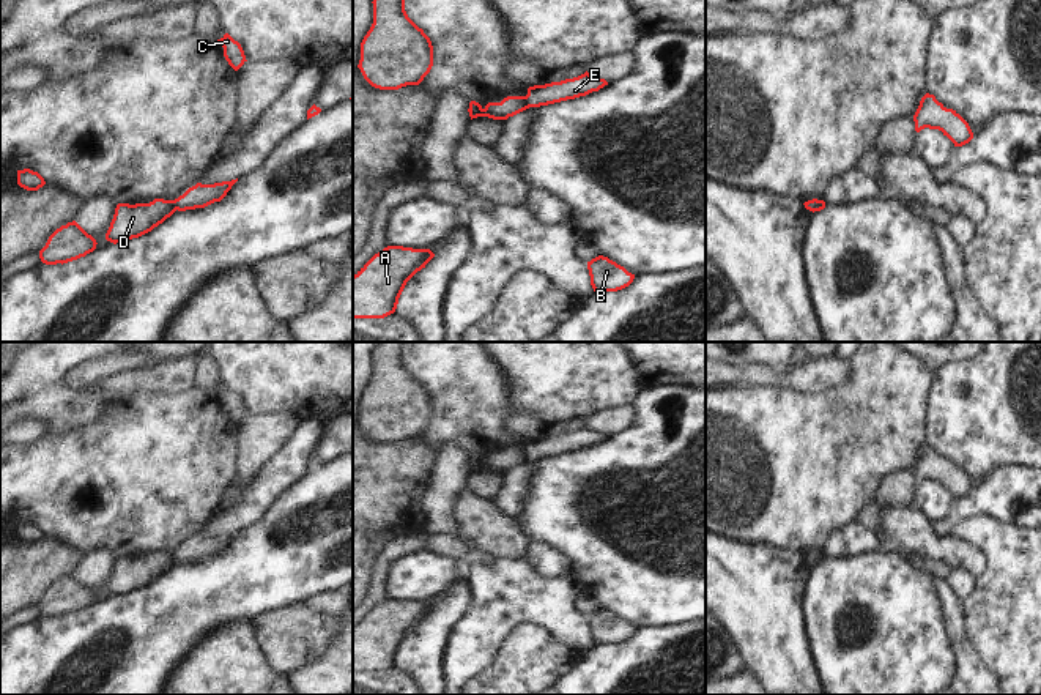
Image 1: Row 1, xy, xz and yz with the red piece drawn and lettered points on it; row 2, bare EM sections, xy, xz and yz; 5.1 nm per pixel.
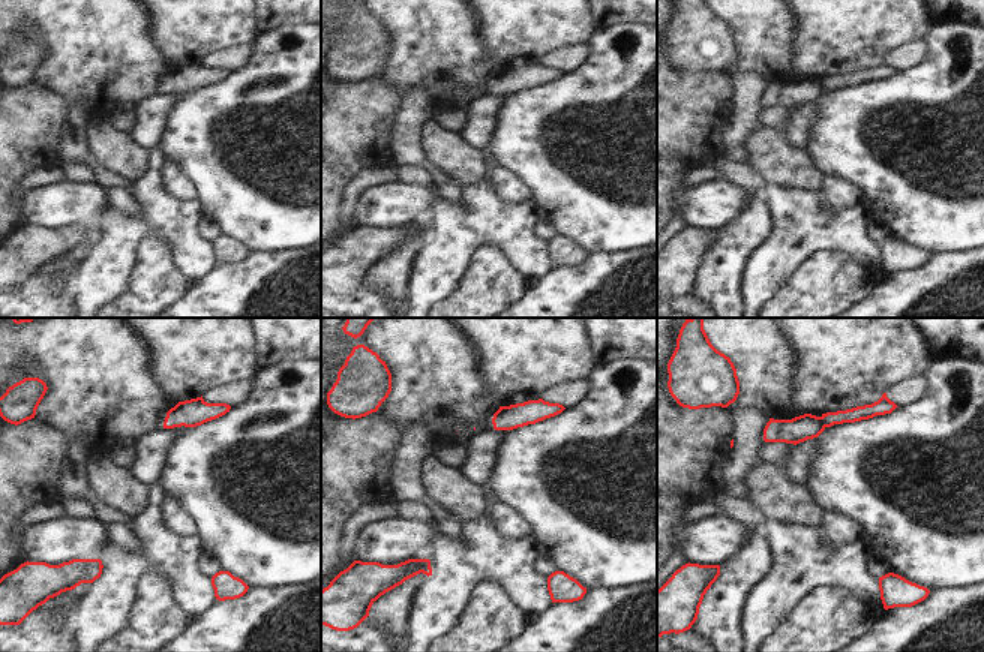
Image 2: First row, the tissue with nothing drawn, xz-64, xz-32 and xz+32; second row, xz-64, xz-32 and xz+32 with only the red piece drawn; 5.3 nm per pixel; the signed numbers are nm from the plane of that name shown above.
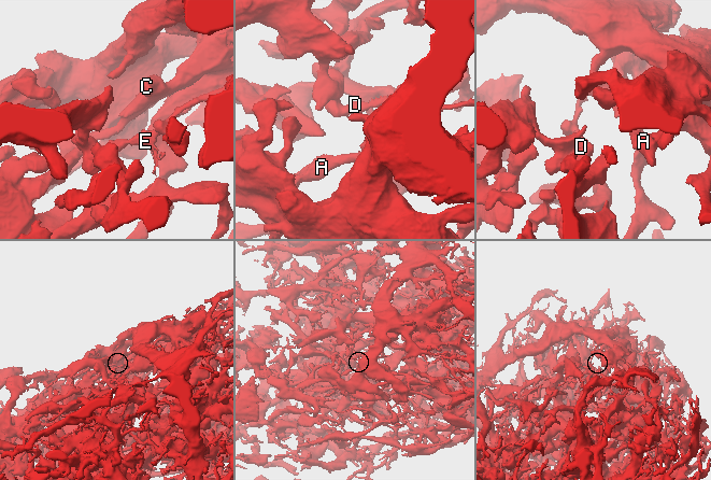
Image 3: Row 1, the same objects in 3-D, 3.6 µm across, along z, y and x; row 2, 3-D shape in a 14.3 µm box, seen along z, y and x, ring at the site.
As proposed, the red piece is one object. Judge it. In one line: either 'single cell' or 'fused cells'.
fused cells

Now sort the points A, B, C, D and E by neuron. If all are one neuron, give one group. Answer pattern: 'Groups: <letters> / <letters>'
Groups: A B C D / E.

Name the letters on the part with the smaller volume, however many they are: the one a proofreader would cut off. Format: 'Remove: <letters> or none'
Remove: E

